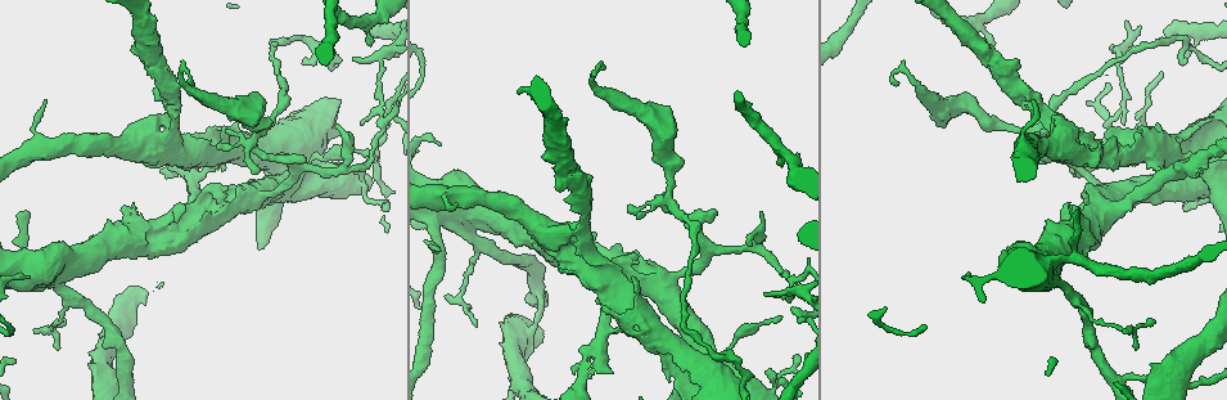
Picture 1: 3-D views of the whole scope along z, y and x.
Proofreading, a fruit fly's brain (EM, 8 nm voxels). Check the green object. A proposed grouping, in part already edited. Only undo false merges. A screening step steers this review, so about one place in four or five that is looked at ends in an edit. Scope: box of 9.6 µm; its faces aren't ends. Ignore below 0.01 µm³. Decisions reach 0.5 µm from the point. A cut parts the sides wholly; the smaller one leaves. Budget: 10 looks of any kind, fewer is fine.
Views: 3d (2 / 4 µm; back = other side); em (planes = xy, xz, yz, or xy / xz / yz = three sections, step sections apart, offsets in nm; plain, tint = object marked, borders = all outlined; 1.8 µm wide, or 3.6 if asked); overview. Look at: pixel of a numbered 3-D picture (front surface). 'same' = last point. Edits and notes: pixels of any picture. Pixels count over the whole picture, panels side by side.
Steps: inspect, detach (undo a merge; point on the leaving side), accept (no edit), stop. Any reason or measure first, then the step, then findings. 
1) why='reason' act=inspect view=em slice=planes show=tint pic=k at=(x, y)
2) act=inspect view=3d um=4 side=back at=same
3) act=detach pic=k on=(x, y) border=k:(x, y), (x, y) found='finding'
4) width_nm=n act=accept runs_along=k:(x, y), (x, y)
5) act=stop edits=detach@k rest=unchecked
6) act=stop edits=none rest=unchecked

why='arms part here' act=inspect view=3d um=2 pic=1 at=(255, 147)

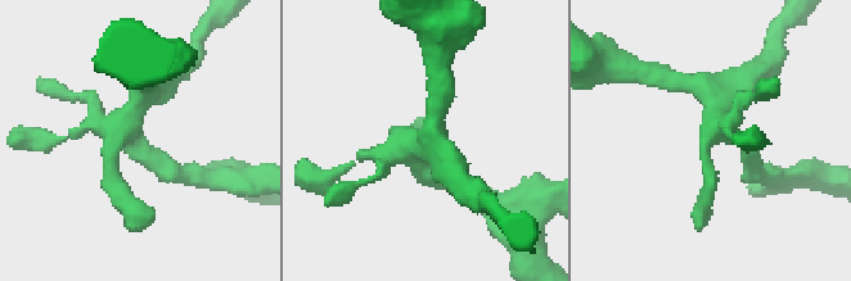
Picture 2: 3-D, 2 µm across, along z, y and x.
act=inspect view=em slice=planes show=plain pic=2 at=(132, 129)

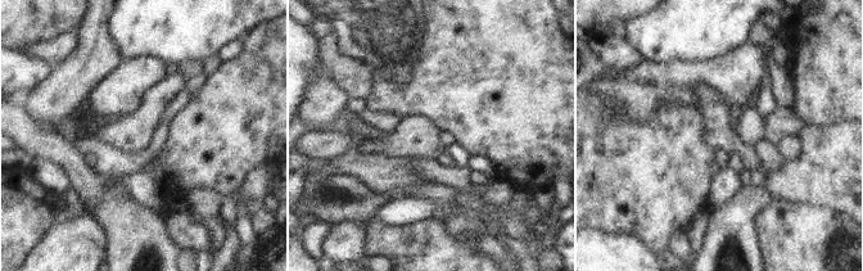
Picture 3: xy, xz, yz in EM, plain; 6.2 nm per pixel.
act=inspect view=em slice=planes show=tint at=same

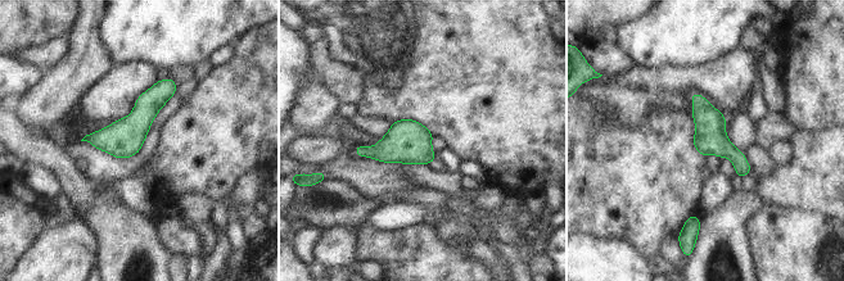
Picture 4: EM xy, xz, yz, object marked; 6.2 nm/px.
act=accept runs_along=4:(168, 81), (117, 137), (89, 137) found='all the same neuron'

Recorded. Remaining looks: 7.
why='thick turns thin' act=inspect view=3d um=4 pic=1 at=(366, 192)

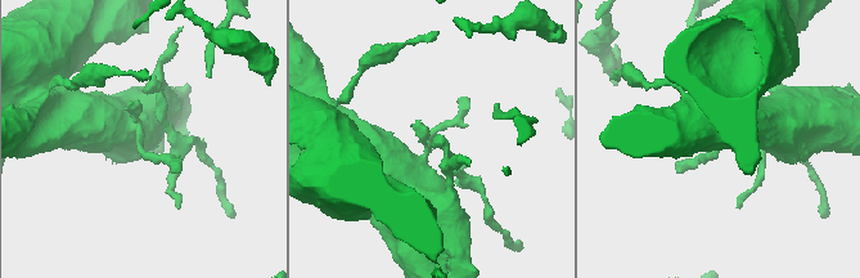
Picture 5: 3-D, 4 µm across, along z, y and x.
why='shape alone is not enough' act=inspect view=em um=3.6 slice=planes show=tint pic=5 at=(138, 138)

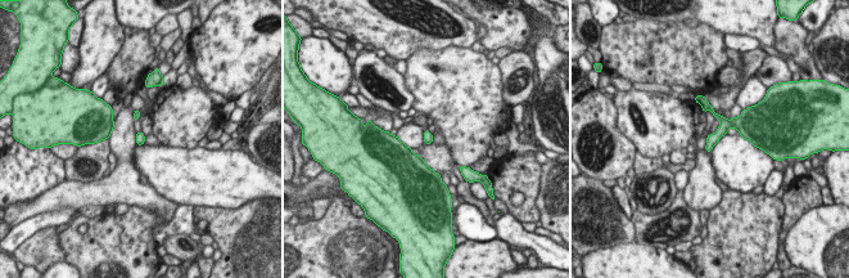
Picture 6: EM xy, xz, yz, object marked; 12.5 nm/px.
act=accept found='all the same neuron'

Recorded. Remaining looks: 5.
why='a fork' act=inspect view=3d um=4 pic=1 at=(755, 248)

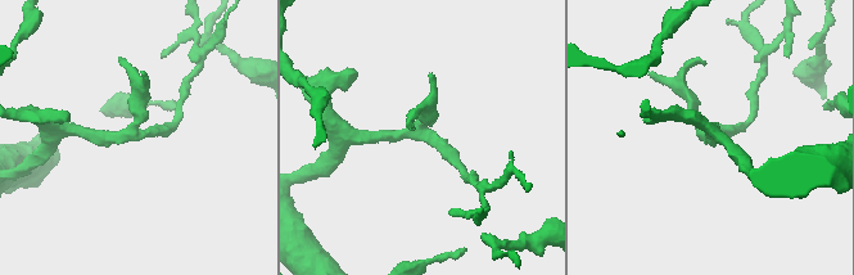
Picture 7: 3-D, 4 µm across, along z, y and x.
arms=3 arm_widths_nm=160,190,200 act=inspect view=em slice=xy step=4 show=tint pic=7 at=(130, 137)

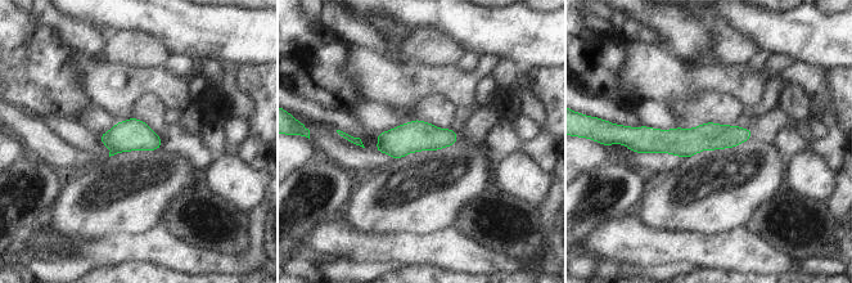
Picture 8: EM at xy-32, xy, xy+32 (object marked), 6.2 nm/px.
act=inspect view=em slice=planes show=borders at=same

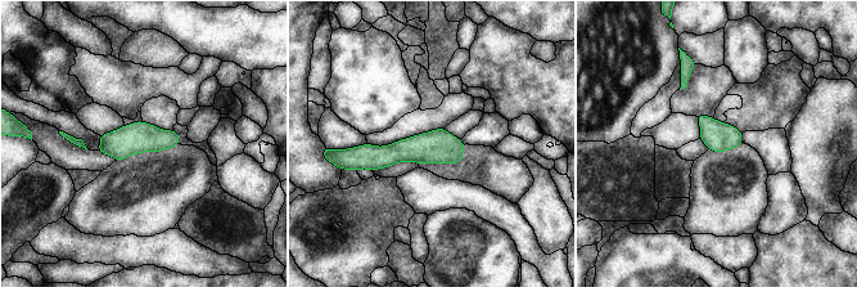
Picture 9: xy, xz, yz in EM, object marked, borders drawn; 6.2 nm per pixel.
act=accept runs_along=9:(460, 146), (393, 153), (355, 151) found='one neuron here'

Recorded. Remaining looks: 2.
why='arms part here' act=inspect view=em slice=planes show=tint pic=1 at=(1076, 296)

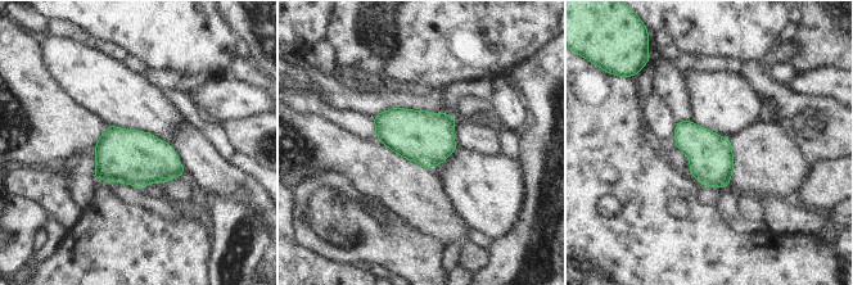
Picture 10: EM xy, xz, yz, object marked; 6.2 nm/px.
act=accept found='one neuron here'

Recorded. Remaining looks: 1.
act=stop edits=none rest=unchecked

